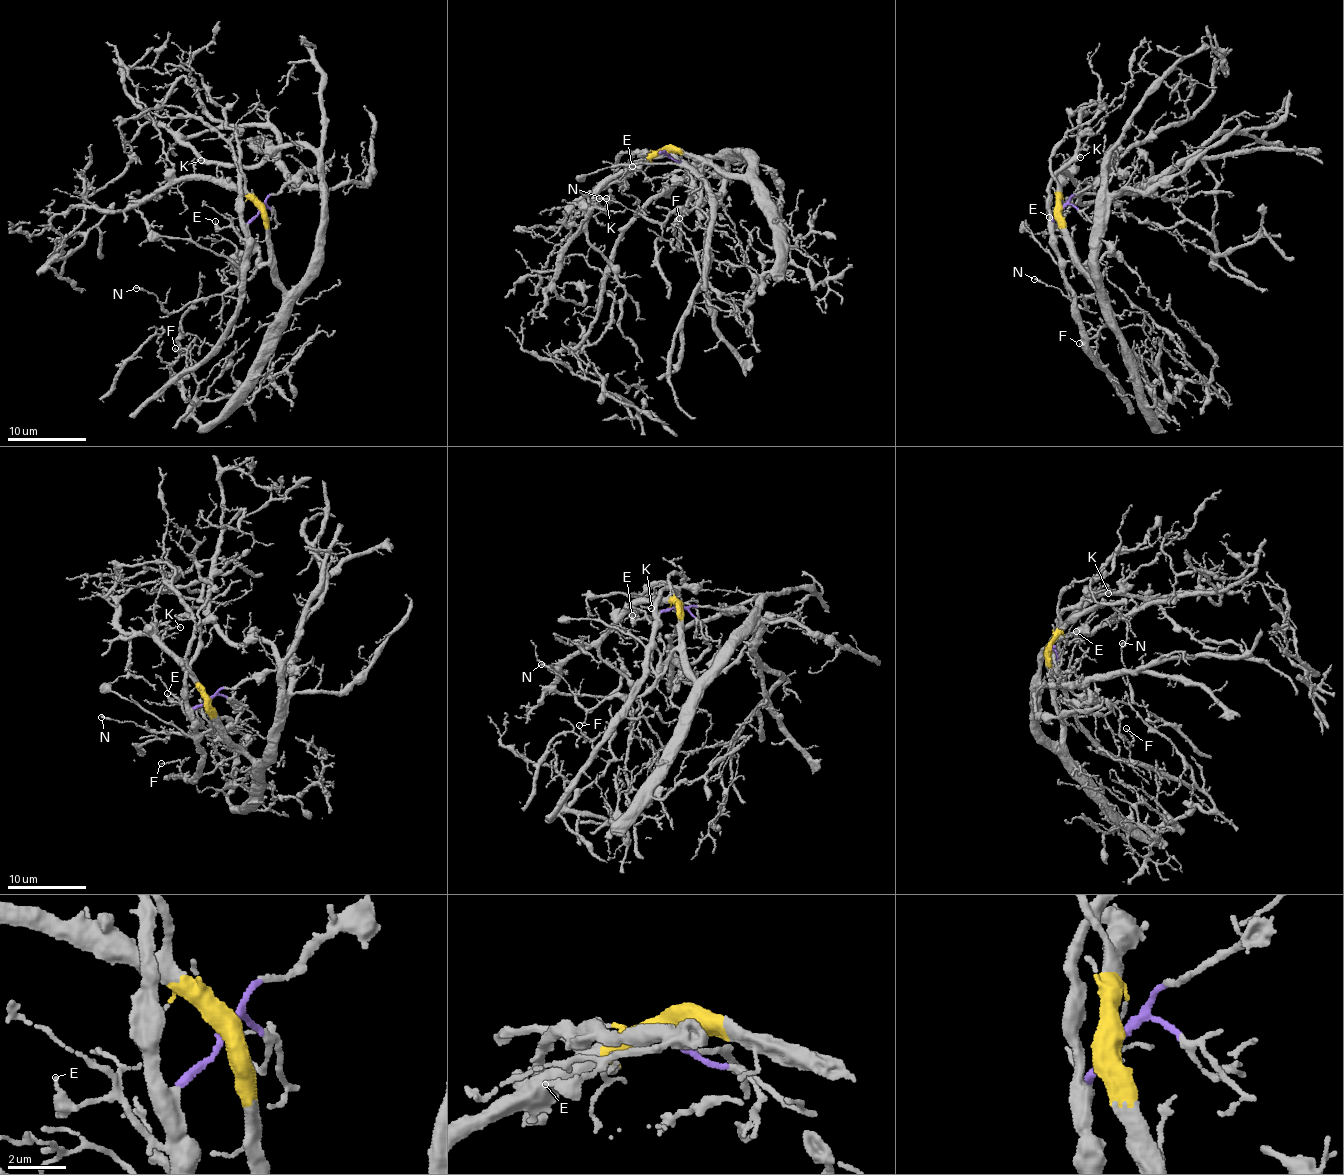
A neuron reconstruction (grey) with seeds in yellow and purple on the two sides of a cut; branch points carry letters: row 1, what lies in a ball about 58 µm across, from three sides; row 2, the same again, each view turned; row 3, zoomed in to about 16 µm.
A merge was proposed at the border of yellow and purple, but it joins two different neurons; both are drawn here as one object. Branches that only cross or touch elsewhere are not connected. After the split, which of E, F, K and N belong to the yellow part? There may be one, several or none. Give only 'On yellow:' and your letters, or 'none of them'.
On yellow: K, N

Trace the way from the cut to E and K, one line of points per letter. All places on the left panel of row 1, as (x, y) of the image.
E: (260, 210), (240, 236), (230, 228), (221, 228), (215, 220)
K: (260, 210), (238, 192), (206, 180), (195, 172), (192, 162), (202, 160)

